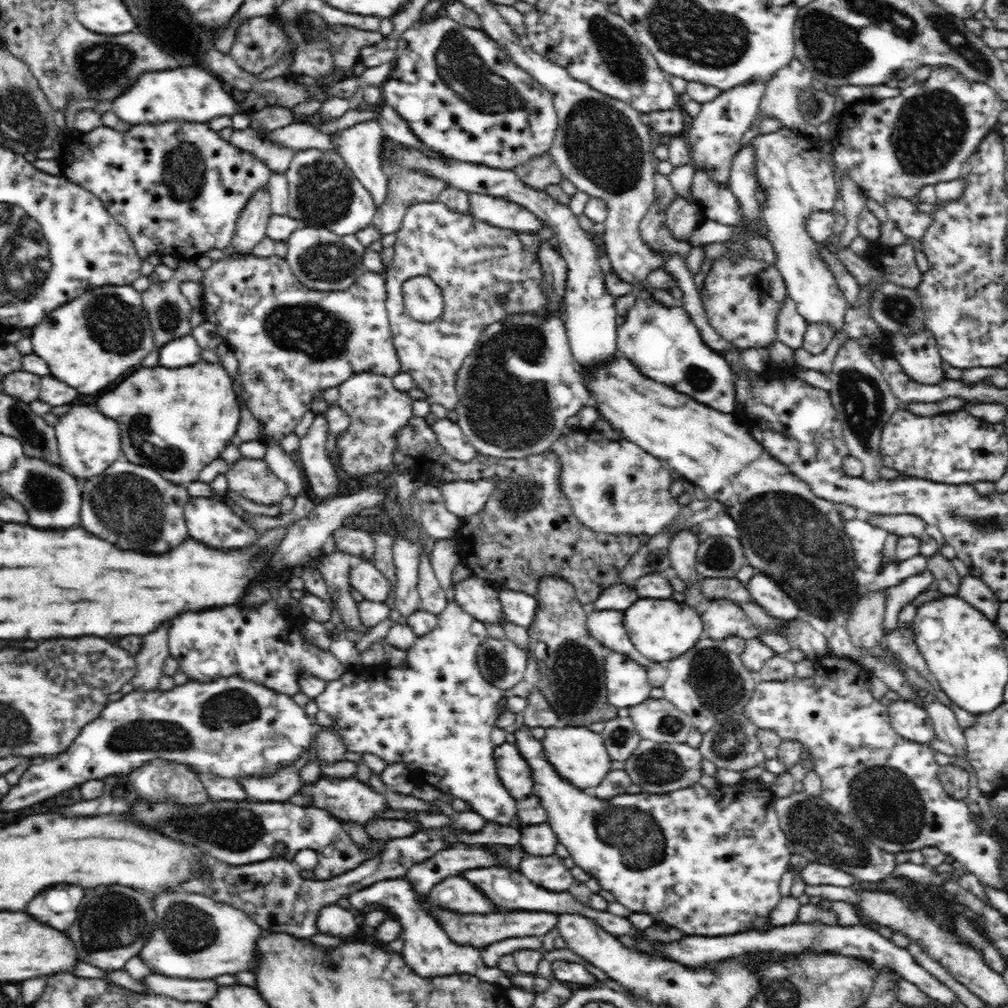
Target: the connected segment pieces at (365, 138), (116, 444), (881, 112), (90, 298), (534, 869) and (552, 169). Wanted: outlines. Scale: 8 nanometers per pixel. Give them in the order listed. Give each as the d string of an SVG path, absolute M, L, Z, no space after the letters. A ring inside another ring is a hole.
M376 119L358 122L344 130L333 132L331 135L331 141L335 144L337 152L345 160L345 163L354 173L354 176L360 179L364 187L370 191L370 194L374 197L376 208L379 208L385 195L385 176L384 171L382 171L381 143L386 137L383 134L380 123Z
M72 406L53 427L62 466L76 476L85 479L96 476L104 472L112 462L122 458L122 438L118 430L118 422L112 418L106 418L95 408L92 410L88 406Z
M934 66L930 78L901 89L898 96L878 99L875 102L864 100L858 103L847 104L843 111L835 116L839 131L835 136L835 142L832 146L833 151L831 152L833 162L835 162L834 168L842 177L849 177L856 185L860 186L867 198L871 198L874 202L884 207L889 201L892 201L892 198L912 198L912 196L916 196L920 192L920 189L926 185L936 186L938 183L958 178L961 174L963 164L976 152L984 137L1000 125L998 116L1000 116L1000 112L1002 112L1005 106L1006 104L1003 102L1003 98L988 83L984 81L970 81L957 68Z
M100 286L86 292L50 312L31 331L33 353L46 361L50 376L74 386L80 394L108 390L108 384L112 384L116 378L123 378L130 368L140 368L142 359L156 349L154 332L144 310L141 293L133 286Z
M554 853L548 856L525 854L519 862L519 870L532 883L551 892L566 892L575 882L570 868L564 865L564 859Z
M549 152L524 162L524 165L512 168L512 171L526 185L540 191L545 191L550 184L560 185L564 179Z

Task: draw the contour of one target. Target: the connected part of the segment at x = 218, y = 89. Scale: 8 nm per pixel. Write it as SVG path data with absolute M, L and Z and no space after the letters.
M176 68L162 72L146 72L120 96L112 100L112 114L128 123L164 121L208 122L217 116L234 117L249 114L238 105L230 89L210 71L200 68Z

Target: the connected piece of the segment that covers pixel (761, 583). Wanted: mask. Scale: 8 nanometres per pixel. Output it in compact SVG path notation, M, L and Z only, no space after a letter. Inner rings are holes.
M757 572L747 582L747 589L751 597L760 603L770 615L782 620L794 620L798 614L798 606L779 586L777 582L766 576L764 572Z

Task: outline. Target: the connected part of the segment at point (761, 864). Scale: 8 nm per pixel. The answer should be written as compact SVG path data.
M528 725L520 726L514 738L516 749L532 771L534 795L546 809L547 824L555 831L558 842L566 846L576 866L596 878L602 889L612 893L630 912L650 914L654 920L662 920L688 936L722 937L748 931L758 917L767 916L783 898L779 890L780 878L788 870L791 853L788 851L789 839L778 826L779 816L775 809L770 810L776 797L744 794L756 798L760 804L760 808L750 808L750 820L746 820L746 810L736 810L740 798L736 792L770 792L769 785L762 780L742 778L738 784L722 784L714 790L694 784L667 794L634 790L600 800L561 778L547 758L543 741L532 736Z

